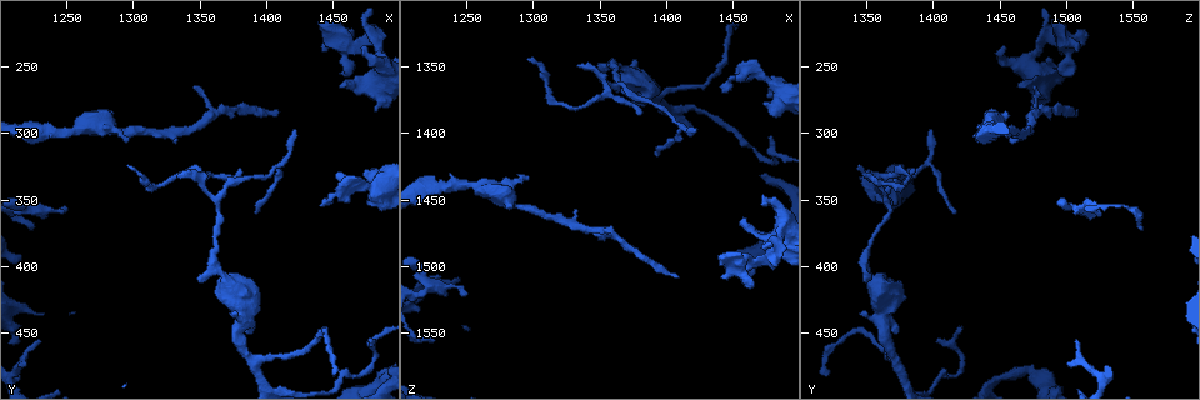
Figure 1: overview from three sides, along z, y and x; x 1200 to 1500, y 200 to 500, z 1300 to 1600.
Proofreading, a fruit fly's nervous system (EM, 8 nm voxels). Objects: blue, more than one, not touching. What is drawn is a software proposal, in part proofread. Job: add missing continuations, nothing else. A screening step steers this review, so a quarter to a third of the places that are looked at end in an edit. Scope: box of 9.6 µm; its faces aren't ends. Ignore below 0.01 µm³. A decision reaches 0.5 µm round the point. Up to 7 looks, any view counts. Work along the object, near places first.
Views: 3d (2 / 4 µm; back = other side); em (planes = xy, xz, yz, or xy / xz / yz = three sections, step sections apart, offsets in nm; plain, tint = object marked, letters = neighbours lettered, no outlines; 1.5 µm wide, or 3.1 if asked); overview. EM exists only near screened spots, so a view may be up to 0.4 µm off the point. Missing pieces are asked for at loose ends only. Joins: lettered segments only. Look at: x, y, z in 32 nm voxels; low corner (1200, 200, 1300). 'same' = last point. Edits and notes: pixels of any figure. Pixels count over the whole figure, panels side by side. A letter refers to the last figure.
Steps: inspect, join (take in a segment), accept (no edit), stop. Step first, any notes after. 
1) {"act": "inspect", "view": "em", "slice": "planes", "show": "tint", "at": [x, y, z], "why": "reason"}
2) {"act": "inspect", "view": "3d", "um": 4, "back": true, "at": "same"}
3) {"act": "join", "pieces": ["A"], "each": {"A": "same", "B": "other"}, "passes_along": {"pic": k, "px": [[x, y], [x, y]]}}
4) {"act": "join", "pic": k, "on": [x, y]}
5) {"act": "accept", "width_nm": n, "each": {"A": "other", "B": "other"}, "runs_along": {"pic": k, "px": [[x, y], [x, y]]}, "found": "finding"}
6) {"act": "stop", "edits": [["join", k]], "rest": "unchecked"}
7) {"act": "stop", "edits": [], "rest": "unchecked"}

{"act": "inspect", "view": "em", "slice": "yz", "step": 4, "show": "tint", "at": [1380, 330, 1384], "why": "free end"}

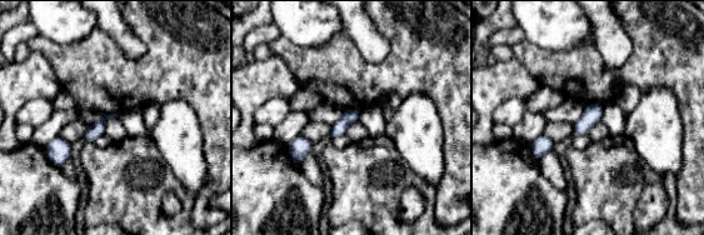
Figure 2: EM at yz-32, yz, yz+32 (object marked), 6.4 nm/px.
{"act": "inspect", "view": "em", "slice": "xz", "step": 4, "show": "letters", "at": "same"}

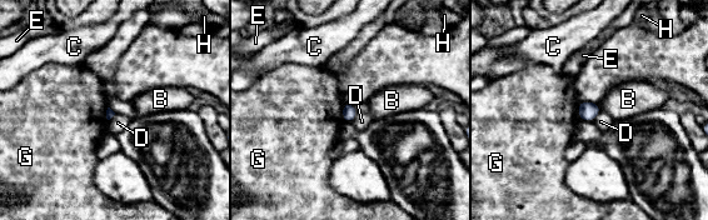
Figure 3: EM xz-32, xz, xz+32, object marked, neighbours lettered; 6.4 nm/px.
{"act": "accept", "each": {"B": "other", "C": "other", "D": "other", "E": "other", "G": "other", "H": "other"}, "border": {"pic": 3, "px": [[601, 110], [592, 120]]}, "found": "no lettered segment goes on from it"}

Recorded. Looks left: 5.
{"act": "inspect", "view": "em", "slice": "xz", "step": 8, "show": "letters", "at": [1296, 306, 1434], "why": "free end"}

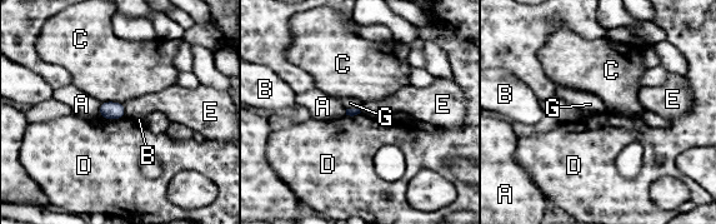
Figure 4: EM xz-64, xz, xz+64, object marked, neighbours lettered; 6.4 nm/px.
{"act": "inspect", "view": "em", "slice": "planes", "show": "letters", "at": "same"}

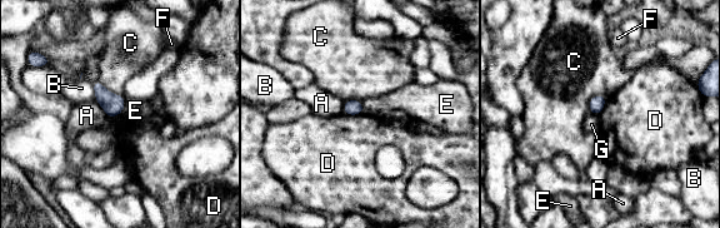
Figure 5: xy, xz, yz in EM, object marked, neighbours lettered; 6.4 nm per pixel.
{"act": "accept", "each": {"A": "other", "B": "other", "C": "other", "D": "other", "E": "other", "F": "other", "G": "other"}, "found": "none of them fits"}

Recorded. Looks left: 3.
{"act": "inspect", "view": "3d", "um": 4, "at": [1444, 352, 1370], "why": "end of a long branch"}

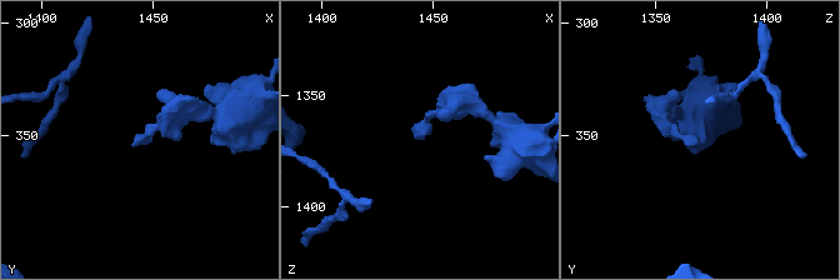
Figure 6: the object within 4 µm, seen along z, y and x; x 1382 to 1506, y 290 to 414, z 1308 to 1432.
{"act": "inspect", "view": "em", "slice": "planes", "show": "letters", "at": [1443, 353, 1369]}

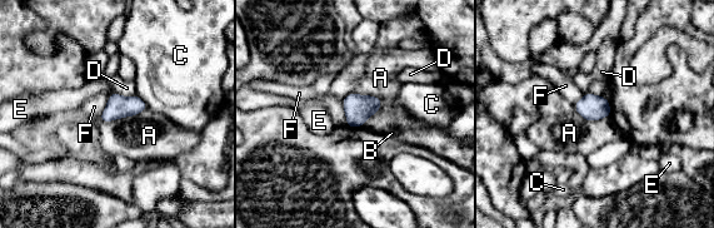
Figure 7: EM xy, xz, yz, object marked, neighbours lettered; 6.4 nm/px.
{"act": "accept", "each": {"A": "other", "B": "other", "C": "other", "D": "other", "E": "other", "F": "other"}, "border": {"pic": 7, "px": [[353, 92], [382, 102], [360, 127]]}, "found": "none of them fits"}

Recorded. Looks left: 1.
{"act": "stop", "edits": [], "rest": "unchecked"}

